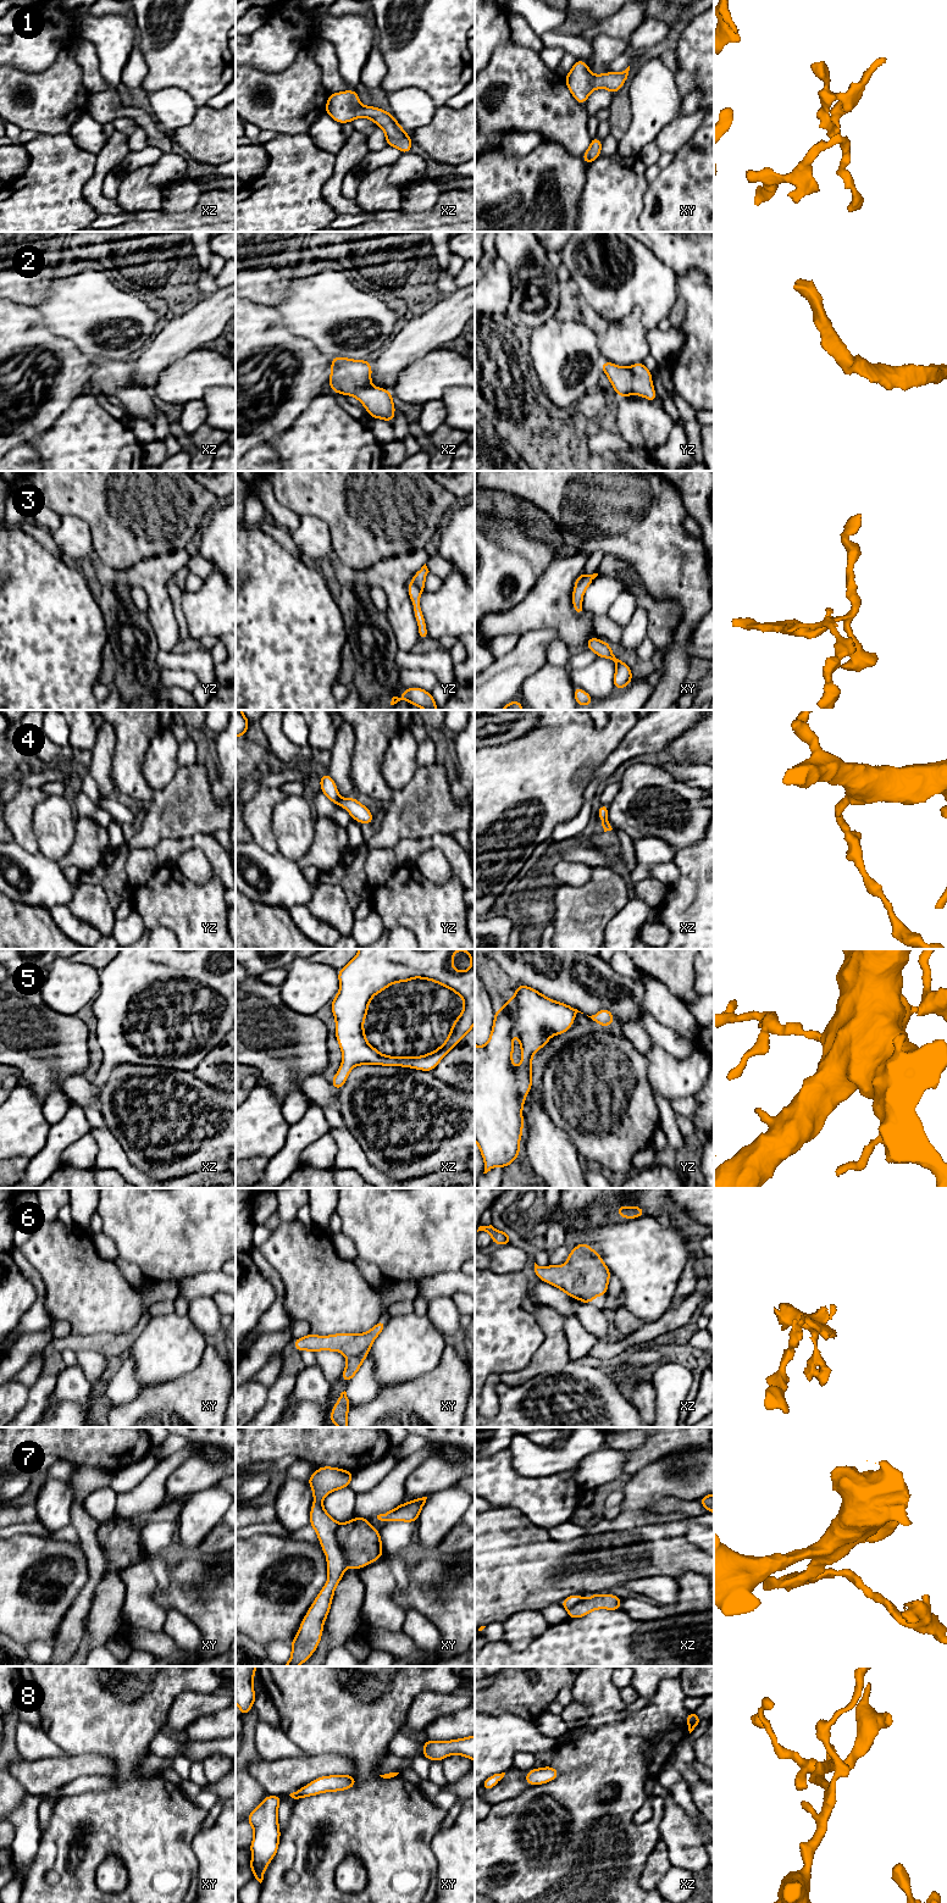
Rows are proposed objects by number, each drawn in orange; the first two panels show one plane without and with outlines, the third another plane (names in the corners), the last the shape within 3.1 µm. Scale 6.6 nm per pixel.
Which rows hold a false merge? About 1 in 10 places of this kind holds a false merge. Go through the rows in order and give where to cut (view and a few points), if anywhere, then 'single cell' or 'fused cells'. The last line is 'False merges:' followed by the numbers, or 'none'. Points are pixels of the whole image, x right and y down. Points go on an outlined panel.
1: no cut; single cell
2: no cut; single cell
3: no cut; single cell
4: no cut; single cell
5: no cut; single cell
6: no cut; single cell
7: cut in xy along (338, 1525), (337, 1543), (344, 1555); fused cells
8: no cut; single cell
False merges: 7

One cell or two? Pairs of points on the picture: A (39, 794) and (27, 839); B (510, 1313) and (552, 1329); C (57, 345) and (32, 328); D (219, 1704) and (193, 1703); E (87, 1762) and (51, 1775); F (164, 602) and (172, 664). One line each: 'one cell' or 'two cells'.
A: one cell
B: two cells
C: one cell
D: one cell
E: one cell
F: two cells

